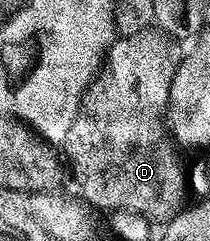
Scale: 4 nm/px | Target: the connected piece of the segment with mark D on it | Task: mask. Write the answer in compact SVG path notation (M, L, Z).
M159 29L120 35L105 55L92 84L80 98L80 108L74 117L74 125L70 125L70 133L66 133L62 151L65 151L63 154L70 168L70 179L72 175L80 190L77 191L79 198L97 212L111 213L118 209L130 209L130 213L142 213L142 217L149 221L167 221L184 210L184 194L190 191L190 179L184 176L184 163L179 155L181 152L166 122L170 85L182 58L180 47L177 40Z

